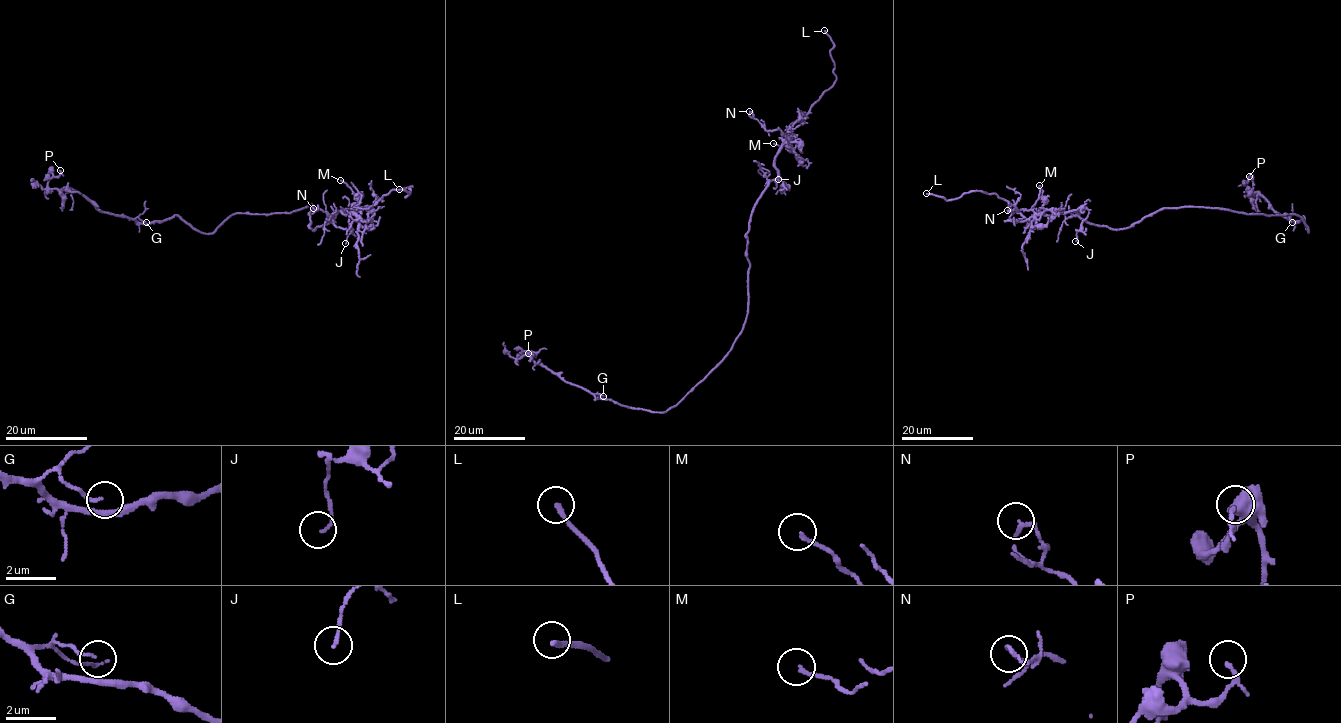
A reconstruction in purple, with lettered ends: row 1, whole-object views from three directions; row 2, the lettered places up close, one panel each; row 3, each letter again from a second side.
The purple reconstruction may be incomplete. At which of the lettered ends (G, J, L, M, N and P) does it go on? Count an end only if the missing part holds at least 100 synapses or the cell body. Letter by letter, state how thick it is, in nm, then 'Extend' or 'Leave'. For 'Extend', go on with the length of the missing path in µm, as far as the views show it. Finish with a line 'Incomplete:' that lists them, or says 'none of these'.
G: Thickness 120 nm. Leave
J: Thickness 110 nm. Leave
L: Thickness 200 nm. Extend. Missing length about 50 µm
M: Thickness 150 nm. Leave
N: Thickness 190 nm. Leave
P: Thickness 110 nm. Leave
Incomplete: L

